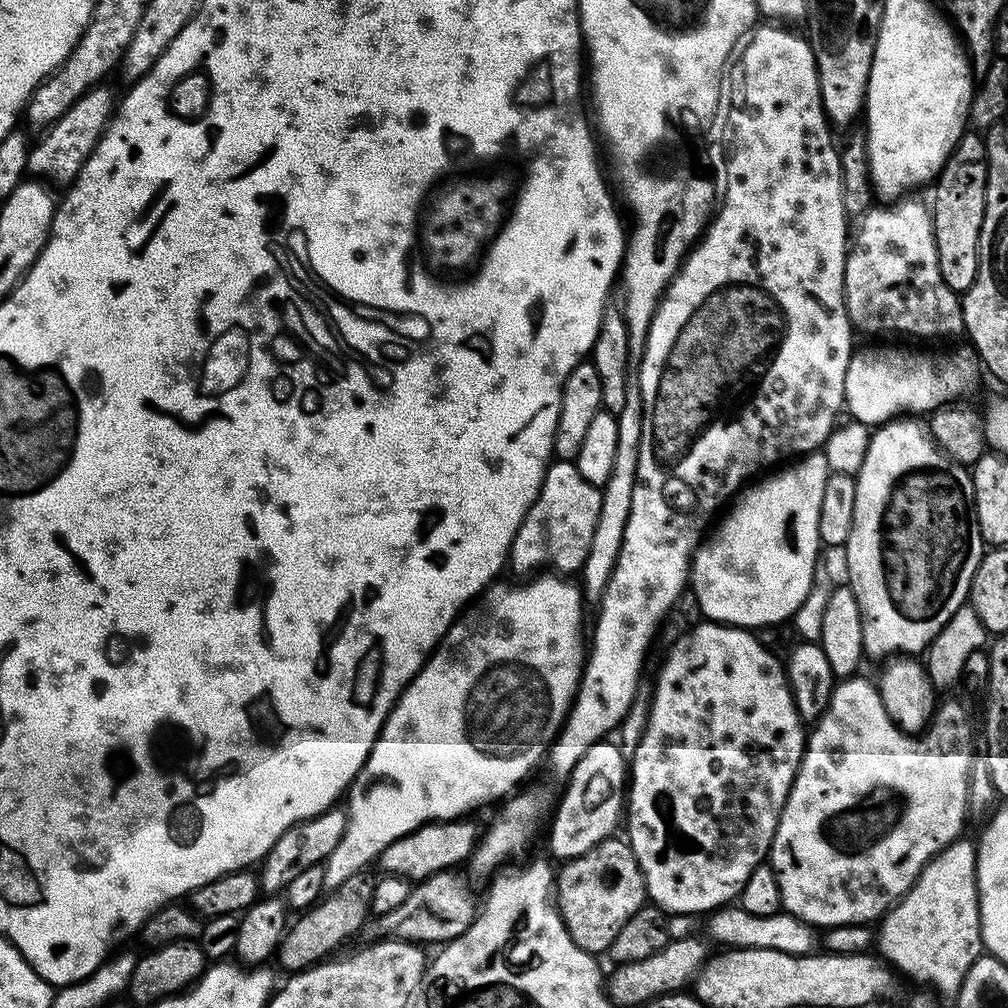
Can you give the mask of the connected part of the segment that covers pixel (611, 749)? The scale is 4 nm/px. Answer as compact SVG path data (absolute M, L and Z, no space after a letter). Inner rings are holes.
M608 743L590 746L590 750L578 758L578 766L574 766L572 775L567 777L568 789L562 792L550 817L552 833L548 836L548 844L557 861L573 860L586 854L586 850L598 846L598 842L609 839L615 833L612 831L616 823L619 820L621 823L626 808L626 781L630 772L620 753L619 743Z

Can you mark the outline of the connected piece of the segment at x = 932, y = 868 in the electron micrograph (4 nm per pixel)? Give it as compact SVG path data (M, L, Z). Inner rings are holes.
M961 838L948 848L943 848L925 864L919 878L912 884L912 889L888 909L878 927L878 948L880 944L881 952L879 955L901 977L909 976L920 983L917 985L931 986L941 997L955 997L966 978L966 970L970 970L973 962L982 955L980 893L976 890L976 844L967 838Z

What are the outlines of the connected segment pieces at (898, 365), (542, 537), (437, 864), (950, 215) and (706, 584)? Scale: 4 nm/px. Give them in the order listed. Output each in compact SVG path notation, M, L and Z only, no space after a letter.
M876 348L873 352L857 351L850 358L846 370L844 403L847 411L852 411L859 423L879 426L905 414L928 414L943 408L955 401L952 399L967 386L968 380L975 378L977 365L969 356L931 360L928 356L903 356L892 348Z
M556 460L549 464L548 469L544 472L544 480L540 483L538 494L534 497L526 518L522 518L522 526L518 526L518 534L512 543L510 568L513 568L520 575L517 577L528 578L539 573L541 569L552 569L560 574L579 573L586 562L590 541L594 539L594 526L598 526L598 514L602 510L600 494L601 489L586 482L586 478L582 478L582 474L576 472L573 461Z
M461 818L458 820L442 820L430 824L423 824L418 830L414 830L409 836L398 838L394 842L390 842L390 846L386 846L386 850L380 855L378 861L379 867L385 869L383 871L390 876L400 876L402 879L409 882L419 882L436 875L439 872L446 872L455 869L455 864L463 865L465 861L472 855L477 844L480 843L482 835L481 829L476 829L476 824L472 818Z
M971 134L960 137L956 149L948 156L948 161L940 169L939 176L935 177L936 189L932 192L930 199L930 211L932 213L932 230L936 233L936 257L940 263L940 273L957 294L968 291L968 287L976 281L978 270L978 238L982 230L982 218L984 217L984 195L988 185L988 162L986 159L986 144Z
M800 462L784 467L776 470L781 472L768 474L773 476L760 478L765 480L749 483L723 513L724 521L722 516L692 556L690 592L696 595L697 606L708 615L705 617L709 621L749 630L761 630L767 624L780 624L783 620L788 622L802 606L811 588L815 564L822 552L818 514L822 510L824 485L819 479L807 480Z

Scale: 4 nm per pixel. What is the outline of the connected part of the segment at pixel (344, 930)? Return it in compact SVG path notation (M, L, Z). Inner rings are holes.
M367 871L354 874L342 882L342 886L331 889L319 902L312 905L303 914L291 921L290 927L284 934L278 947L278 959L285 968L285 973L302 972L313 964L319 964L325 958L331 957L332 952L343 940L355 937L360 928L369 919L372 912L372 899L376 880L368 877Z

